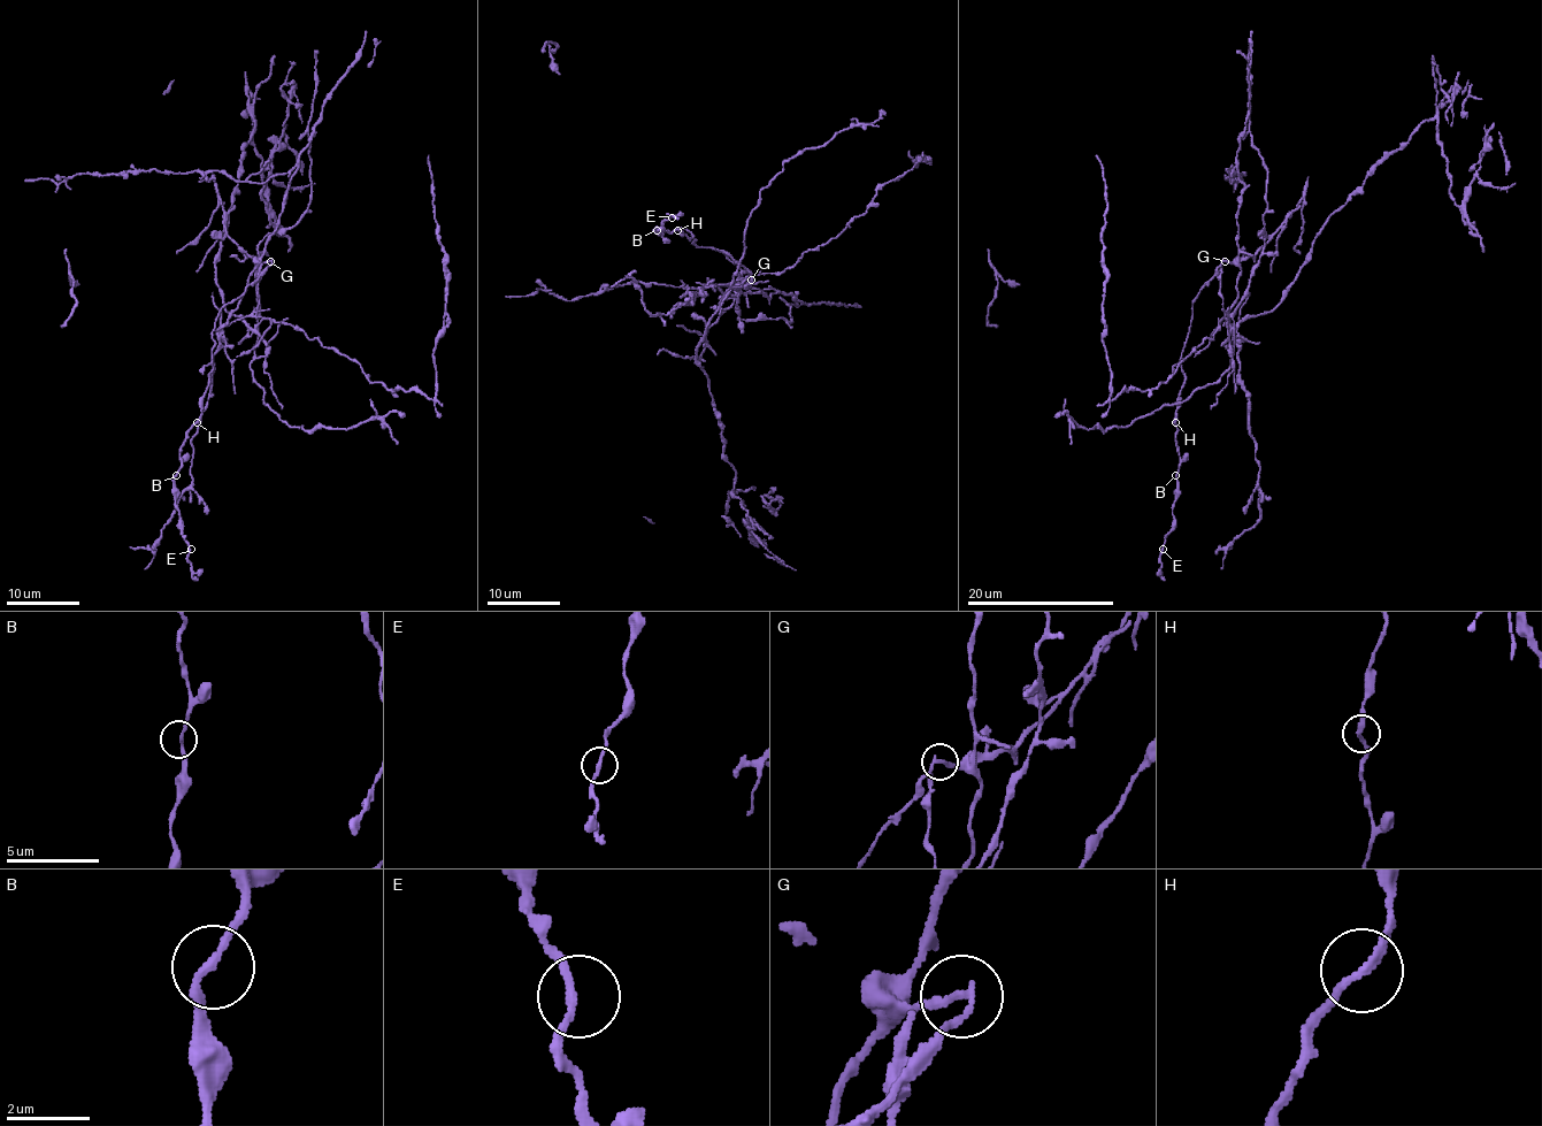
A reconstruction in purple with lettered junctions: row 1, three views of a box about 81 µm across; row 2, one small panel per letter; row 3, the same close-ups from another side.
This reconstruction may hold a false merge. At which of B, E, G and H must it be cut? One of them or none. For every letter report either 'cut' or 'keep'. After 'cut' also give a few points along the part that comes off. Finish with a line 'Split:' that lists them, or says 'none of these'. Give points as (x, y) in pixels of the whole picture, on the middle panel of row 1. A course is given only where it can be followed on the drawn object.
B: keep
E: keep
G: cut; course (750, 280), (731, 295), (710, 283), (741, 280), (696, 359), (746, 526), (783, 561)
H: keep
Split: G

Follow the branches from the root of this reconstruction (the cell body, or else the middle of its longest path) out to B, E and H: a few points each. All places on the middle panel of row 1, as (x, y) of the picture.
B: (718, 307), (741, 280), (741, 269), (719, 251), (697, 246), (693, 236), (690, 239), (679, 230), (657, 230)
E: (718, 307), (741, 280), (741, 269), (719, 251), (697, 246), (693, 236), (654, 232), (672, 217)
H: (718, 307), (741, 280), (741, 269), (719, 251), (697, 246), (693, 236), (690, 239), (677, 230)

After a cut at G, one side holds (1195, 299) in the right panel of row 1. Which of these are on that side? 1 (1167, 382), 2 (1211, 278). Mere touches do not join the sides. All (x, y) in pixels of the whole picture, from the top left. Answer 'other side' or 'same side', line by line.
1: other side
2: same side

